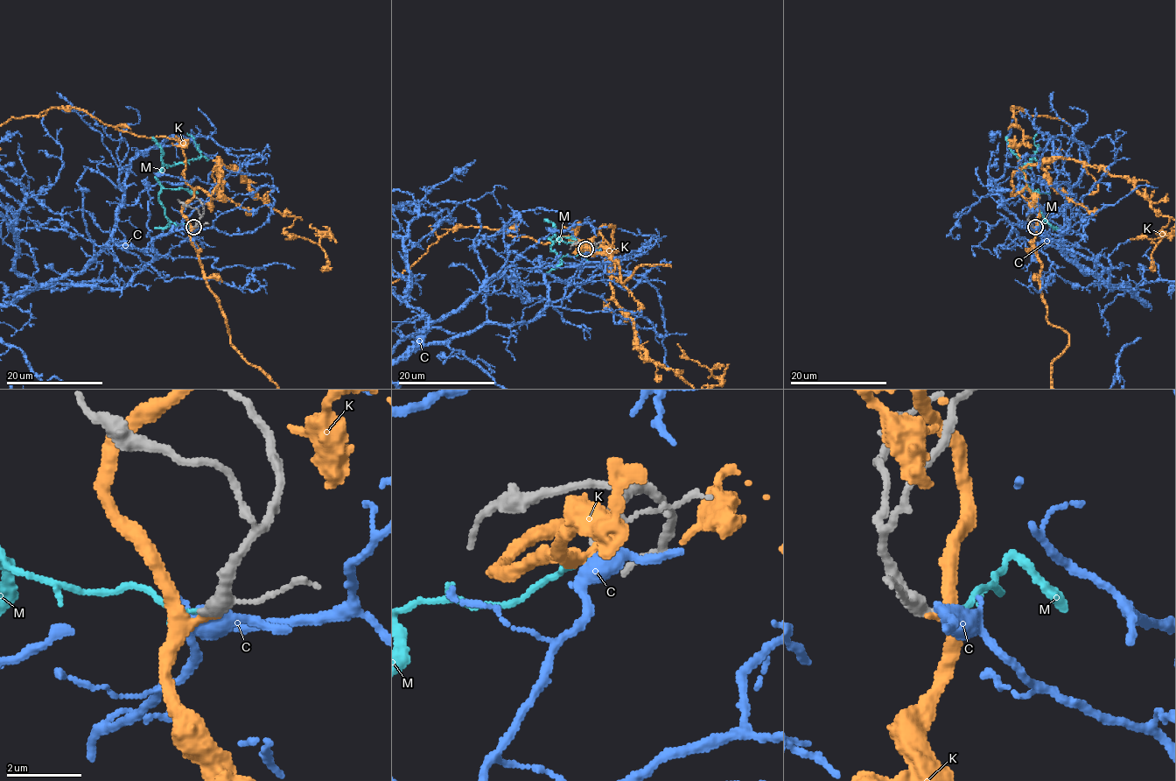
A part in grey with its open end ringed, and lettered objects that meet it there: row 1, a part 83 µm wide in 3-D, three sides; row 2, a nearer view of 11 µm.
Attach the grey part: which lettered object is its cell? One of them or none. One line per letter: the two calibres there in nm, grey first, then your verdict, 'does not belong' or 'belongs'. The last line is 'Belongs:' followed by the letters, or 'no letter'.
C: 300 nm thick on the grey side, 400 nm on the other; does not belong
K: 320 nm thick on the grey side, 200 nm on the other; does not belong
M: 240 nm thick on the grey side, 130 nm on the other; does not belong
Belongs: no letter

